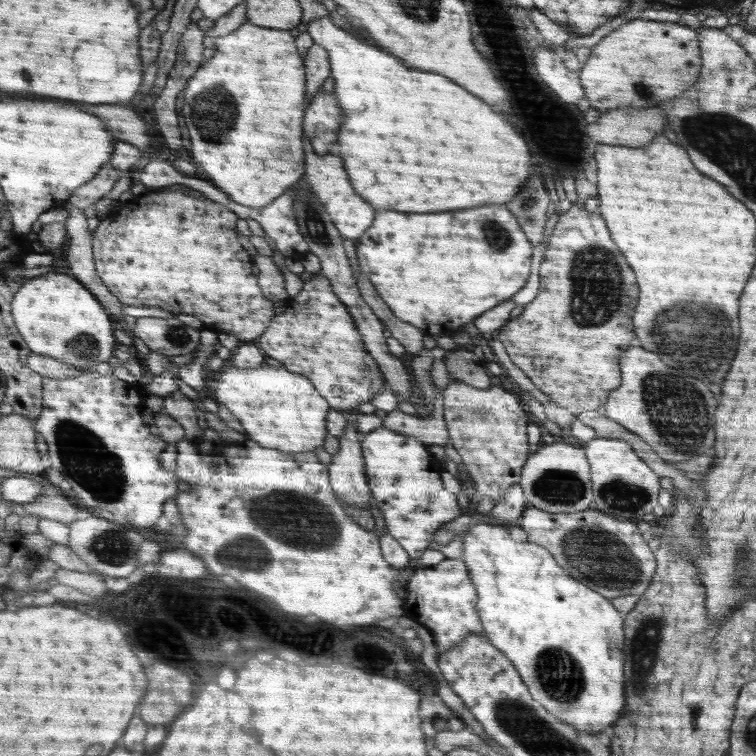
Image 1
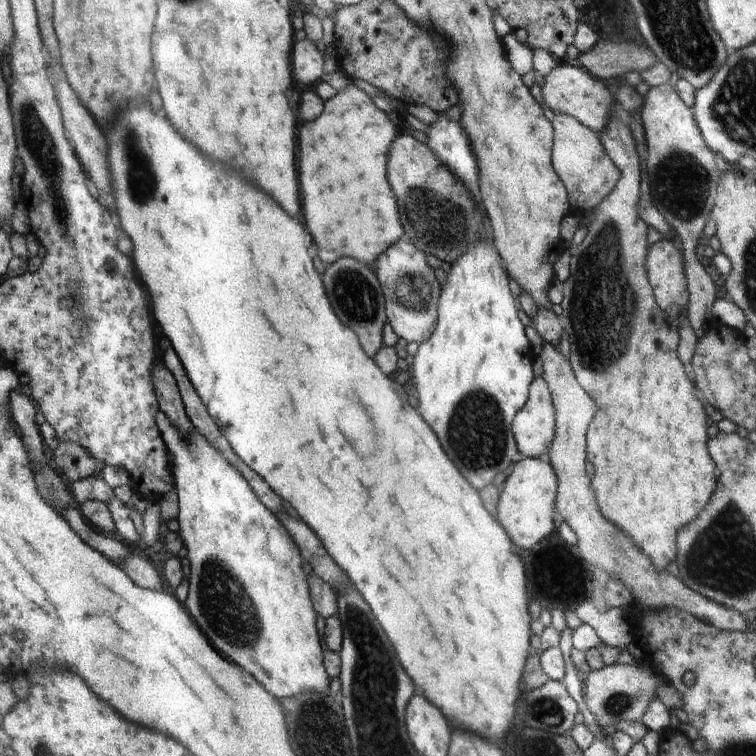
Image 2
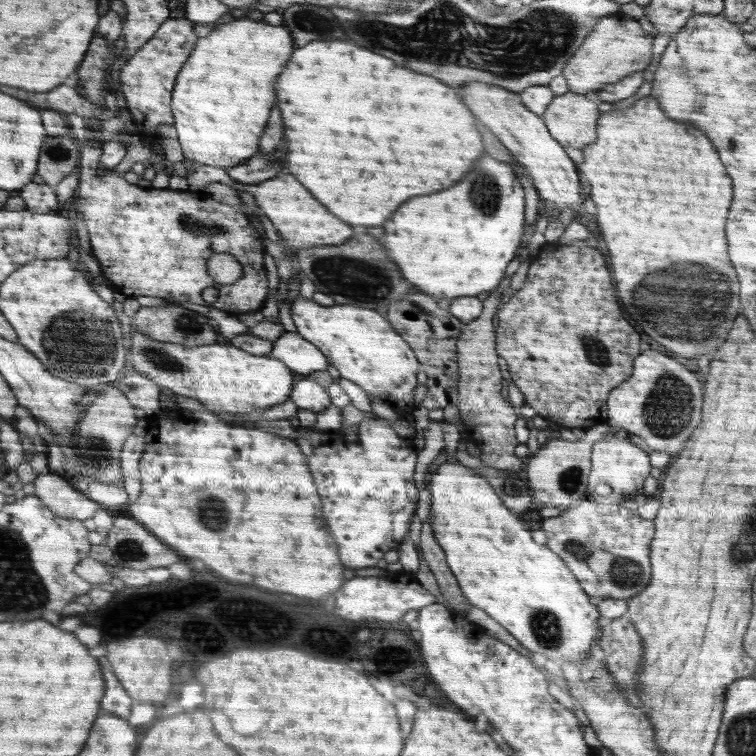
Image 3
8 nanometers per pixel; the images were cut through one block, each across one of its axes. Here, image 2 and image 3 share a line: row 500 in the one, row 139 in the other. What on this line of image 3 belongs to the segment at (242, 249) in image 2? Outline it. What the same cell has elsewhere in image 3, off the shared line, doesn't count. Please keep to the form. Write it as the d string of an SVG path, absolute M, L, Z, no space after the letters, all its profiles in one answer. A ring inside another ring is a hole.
M316 40L296 50L296 58L292 58L292 66L288 66L288 70L284 70L284 78L280 78L280 106L278 108L282 110L282 120L286 126L284 140L288 140L288 156L286 156L288 172L296 174L296 178L300 178L300 182L304 182L304 186L308 186L308 190L312 190L316 198L320 198L320 202L324 202L324 206L332 210L332 214L340 214L340 218L344 218L344 222L352 222L352 226L380 226L390 218L390 214L400 204L404 204L412 196L432 194L432 192L440 192L440 190L454 186L472 170L474 162L484 152L480 132L476 130L476 120L466 110L464 102L456 96L454 88L442 84L440 80L432 76L424 76L424 74L400 68L390 58L374 54L350 40L330 40L330 42Z

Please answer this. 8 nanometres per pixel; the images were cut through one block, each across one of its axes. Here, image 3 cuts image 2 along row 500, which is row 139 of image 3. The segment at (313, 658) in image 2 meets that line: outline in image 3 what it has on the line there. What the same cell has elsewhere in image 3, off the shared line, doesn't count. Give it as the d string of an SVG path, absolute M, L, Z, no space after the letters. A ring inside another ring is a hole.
M237 15L231 23L199 38L173 97L174 125L190 162L230 171L255 157L270 110L276 104L276 78L294 52L291 31L282 26Z

